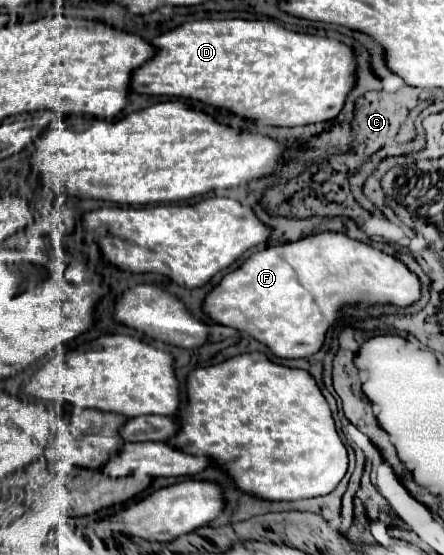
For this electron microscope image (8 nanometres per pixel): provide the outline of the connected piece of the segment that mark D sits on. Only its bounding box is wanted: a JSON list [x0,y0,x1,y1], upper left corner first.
[130,19,358,127]

